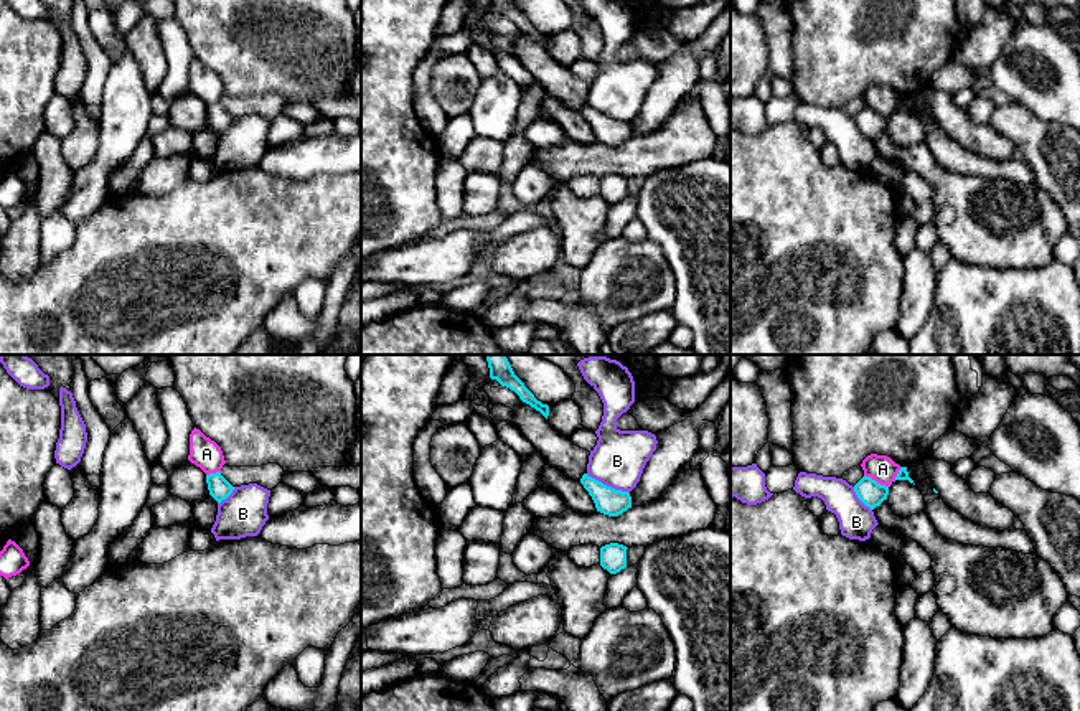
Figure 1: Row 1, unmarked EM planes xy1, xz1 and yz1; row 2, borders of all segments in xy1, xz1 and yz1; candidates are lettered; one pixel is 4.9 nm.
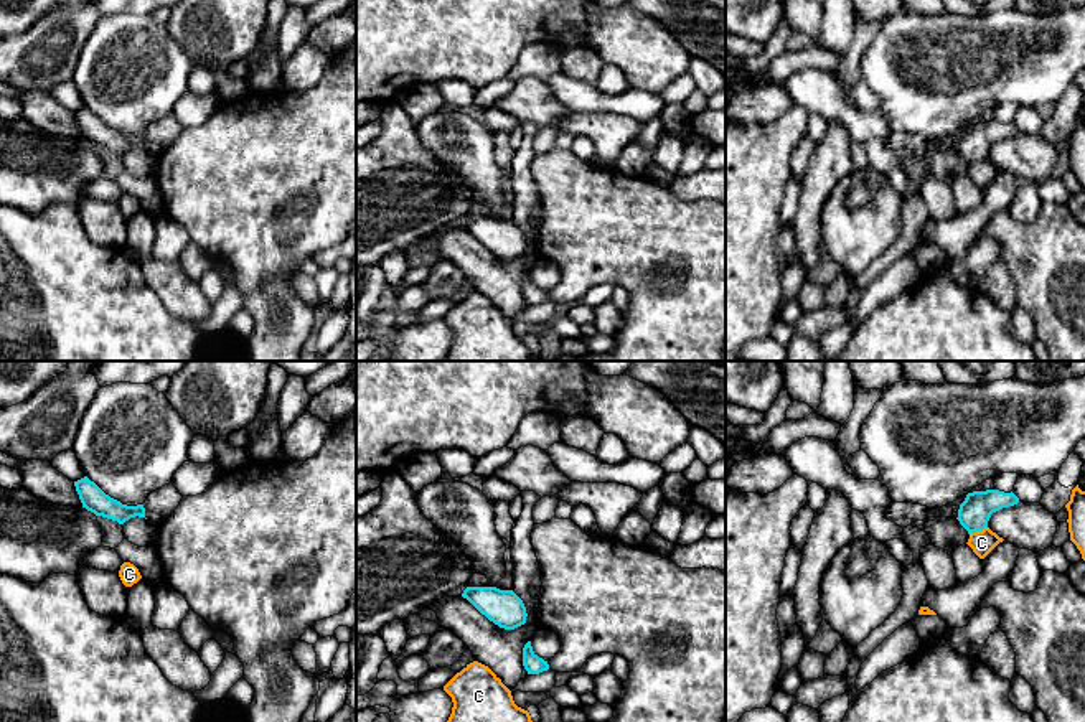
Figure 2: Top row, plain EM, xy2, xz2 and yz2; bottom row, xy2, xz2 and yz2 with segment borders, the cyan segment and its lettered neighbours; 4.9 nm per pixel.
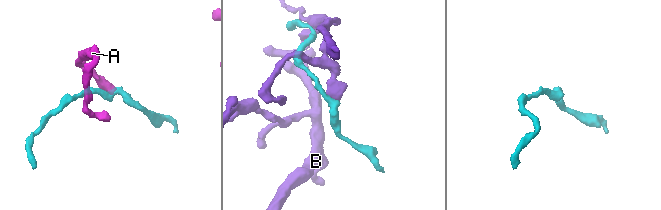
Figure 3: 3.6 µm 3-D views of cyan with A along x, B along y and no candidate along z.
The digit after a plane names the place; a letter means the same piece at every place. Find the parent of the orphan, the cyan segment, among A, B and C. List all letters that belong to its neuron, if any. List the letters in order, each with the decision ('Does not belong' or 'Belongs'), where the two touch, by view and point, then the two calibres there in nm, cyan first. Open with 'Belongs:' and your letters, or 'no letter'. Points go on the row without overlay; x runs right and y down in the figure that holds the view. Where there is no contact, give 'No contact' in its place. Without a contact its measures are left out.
Belongs: no letter
A: Does not belong. Touches cyan at yz1 (876, 113). Thickness 120 nm (cyan) against 140 nm
B: Does not belong. Touches cyan at xz1 (605, 116). Thickness 130 nm (cyan) against 260 nm
C: Does not belong. Touches cyan at yz2 (978, 160). Thickness 160 nm (cyan) against 120 nm

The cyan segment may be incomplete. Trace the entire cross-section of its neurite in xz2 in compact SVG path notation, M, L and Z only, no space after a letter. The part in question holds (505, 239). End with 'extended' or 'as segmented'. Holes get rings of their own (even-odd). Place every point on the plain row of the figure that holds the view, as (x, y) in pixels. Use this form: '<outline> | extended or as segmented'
M467 218L462 227L500 259L514 260L526 254L526 237L513 221Z | as segmented

